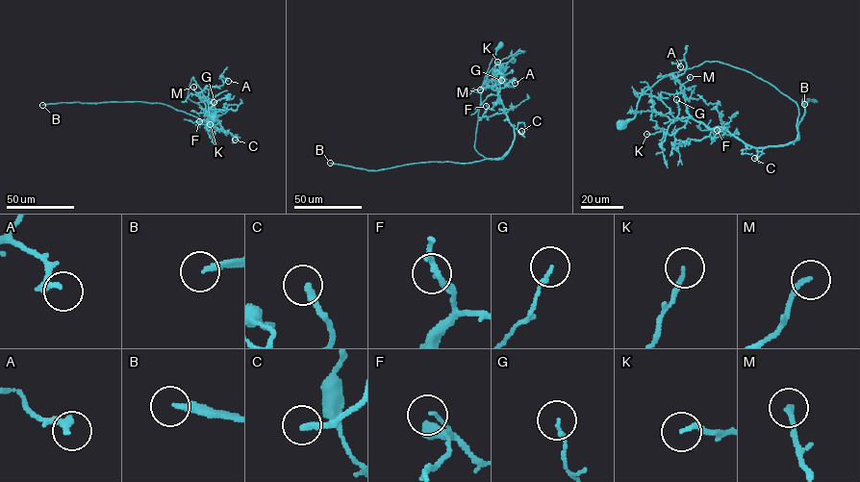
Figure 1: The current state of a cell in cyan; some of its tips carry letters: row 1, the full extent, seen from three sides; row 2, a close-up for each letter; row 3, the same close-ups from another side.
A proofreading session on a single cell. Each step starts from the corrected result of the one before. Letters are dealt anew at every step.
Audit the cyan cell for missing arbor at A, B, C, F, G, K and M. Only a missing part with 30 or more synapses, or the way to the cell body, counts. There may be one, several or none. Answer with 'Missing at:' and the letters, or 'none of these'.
Missing at: B, M

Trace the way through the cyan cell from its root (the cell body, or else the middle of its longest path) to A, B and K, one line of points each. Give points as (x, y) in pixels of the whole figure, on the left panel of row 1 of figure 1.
A: (214, 117), (191, 79), (188, 97), (228, 133), (204, 100), (223, 85), (219, 76), (228, 81)
B: (214, 117), (193, 77), (188, 97), (213, 119), (215, 129), (194, 116), (159, 103), (42, 105)
K: (214, 117), (192, 77), (188, 97), (201, 107), (217, 128), (228, 133), (207, 113), (210, 124)

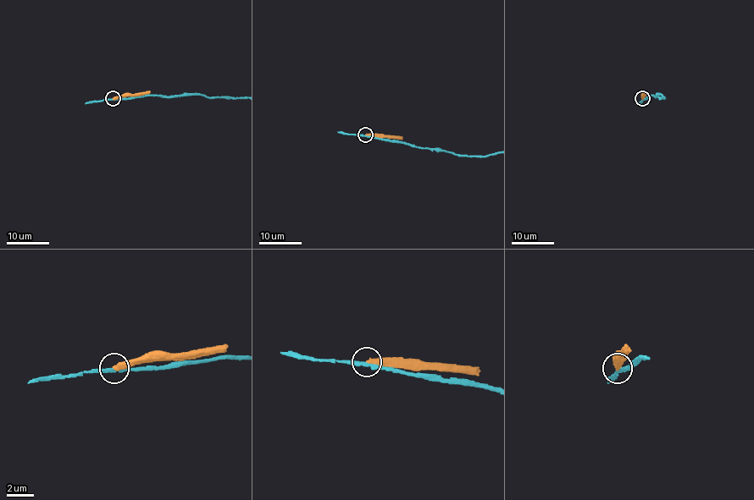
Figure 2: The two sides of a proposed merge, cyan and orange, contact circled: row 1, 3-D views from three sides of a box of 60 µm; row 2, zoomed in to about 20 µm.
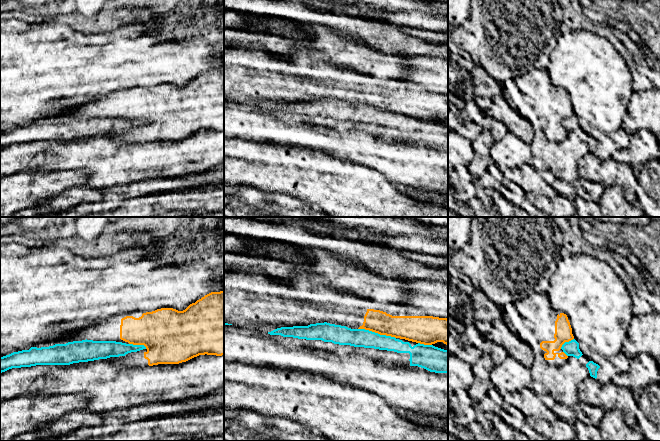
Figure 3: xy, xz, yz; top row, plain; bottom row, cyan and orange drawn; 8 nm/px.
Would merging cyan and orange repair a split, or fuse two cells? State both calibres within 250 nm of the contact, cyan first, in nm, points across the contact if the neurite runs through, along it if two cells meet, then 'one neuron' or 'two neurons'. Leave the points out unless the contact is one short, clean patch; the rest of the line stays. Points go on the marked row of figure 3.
calibres 140 and 190 nm; two neurons

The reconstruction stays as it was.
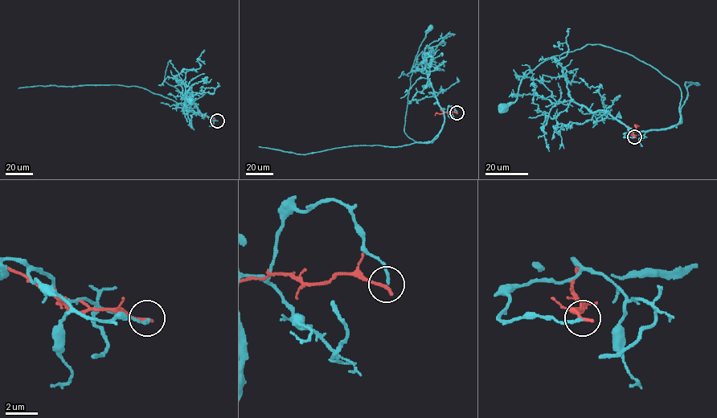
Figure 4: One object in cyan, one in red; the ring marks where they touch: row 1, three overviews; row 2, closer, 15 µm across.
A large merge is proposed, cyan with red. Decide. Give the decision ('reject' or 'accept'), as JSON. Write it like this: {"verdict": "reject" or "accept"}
{"verdict": "reject"}

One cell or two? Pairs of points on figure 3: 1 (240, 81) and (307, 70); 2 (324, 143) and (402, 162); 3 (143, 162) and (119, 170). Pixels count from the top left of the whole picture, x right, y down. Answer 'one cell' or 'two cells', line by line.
1: one cell
2: one cell
3: one cell

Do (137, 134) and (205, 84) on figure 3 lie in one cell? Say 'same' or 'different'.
same

